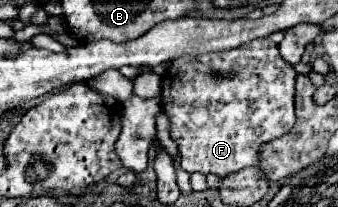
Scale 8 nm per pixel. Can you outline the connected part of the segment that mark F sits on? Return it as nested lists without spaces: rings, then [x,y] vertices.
[[[260,38],[260,40],[252,40],[250,44],[232,48],[230,52],[212,52],[212,54],[200,54],[200,56],[182,56],[170,62],[166,74],[162,76],[162,112],[168,116],[170,120],[170,138],[178,144],[178,152],[180,152],[180,164],[182,170],[186,170],[188,174],[192,172],[200,172],[200,174],[216,174],[216,176],[230,176],[242,168],[250,168],[250,166],[258,166],[260,164],[260,146],[276,140],[280,136],[284,136],[286,132],[292,130],[294,126],[294,82],[296,82],[296,70],[292,64],[288,64],[280,52],[278,46],[274,42],[270,42],[268,38]]]

